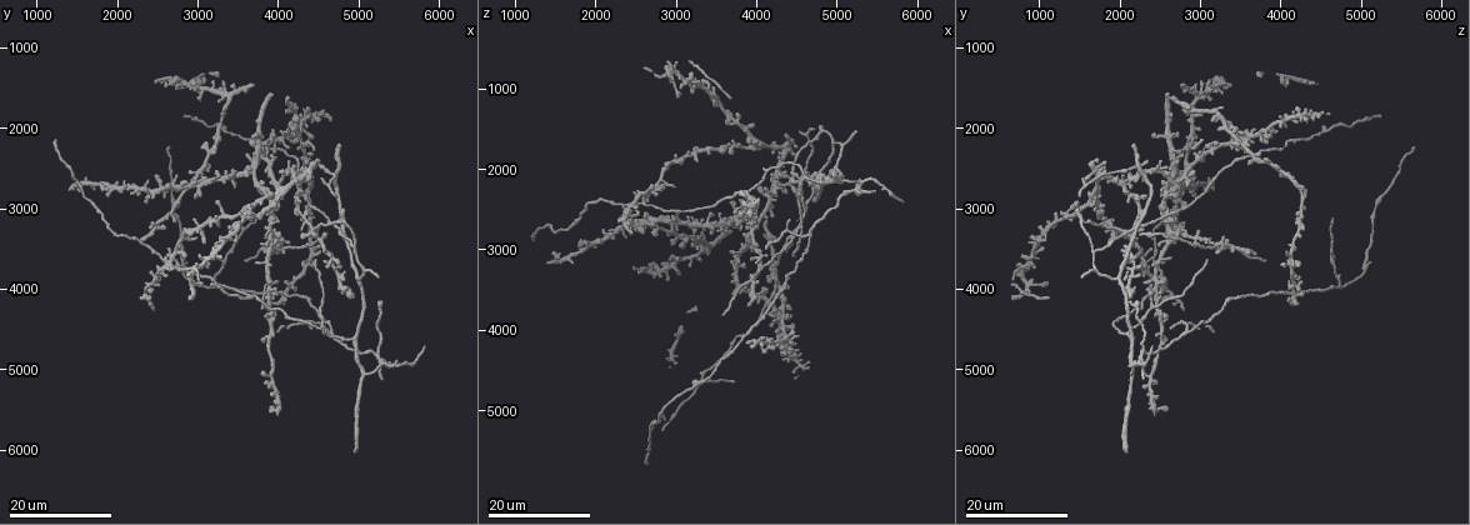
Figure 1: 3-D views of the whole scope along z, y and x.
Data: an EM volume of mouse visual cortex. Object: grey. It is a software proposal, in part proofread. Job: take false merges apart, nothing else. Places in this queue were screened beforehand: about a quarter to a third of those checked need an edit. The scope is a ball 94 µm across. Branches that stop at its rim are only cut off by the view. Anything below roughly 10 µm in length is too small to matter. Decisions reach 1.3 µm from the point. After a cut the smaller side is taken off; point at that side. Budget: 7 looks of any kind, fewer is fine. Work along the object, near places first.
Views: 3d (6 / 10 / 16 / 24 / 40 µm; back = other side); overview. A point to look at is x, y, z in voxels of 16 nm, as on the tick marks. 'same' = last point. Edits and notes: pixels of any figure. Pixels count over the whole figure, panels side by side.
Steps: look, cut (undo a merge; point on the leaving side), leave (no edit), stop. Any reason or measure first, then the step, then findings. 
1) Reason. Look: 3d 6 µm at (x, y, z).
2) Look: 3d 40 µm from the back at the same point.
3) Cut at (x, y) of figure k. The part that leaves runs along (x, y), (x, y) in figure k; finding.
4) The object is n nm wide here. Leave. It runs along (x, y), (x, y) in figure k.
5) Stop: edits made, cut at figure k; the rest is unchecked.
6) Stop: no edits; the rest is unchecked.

Sudden change in width. Look: 3d 24 µm at (4950, 3500, 1700).

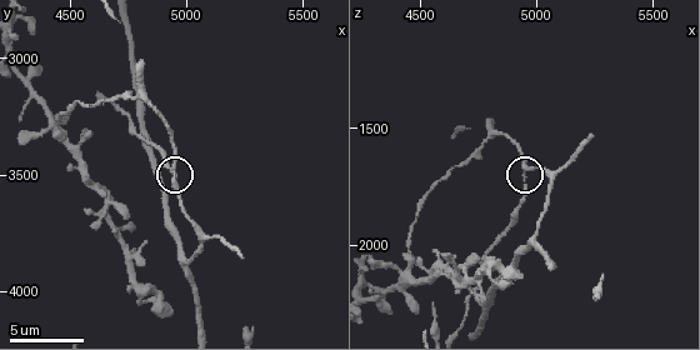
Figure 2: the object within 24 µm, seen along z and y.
Look: 3d 6 µm at (4950, 3540, 1680).

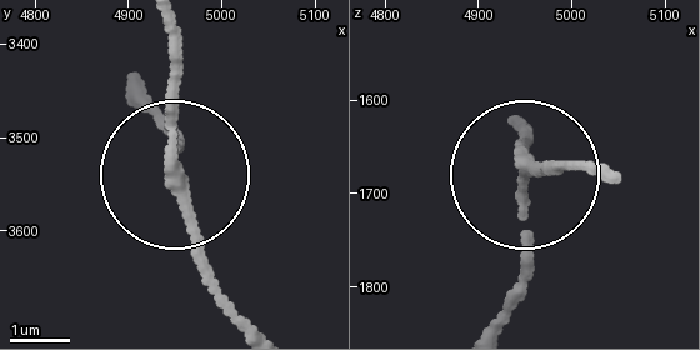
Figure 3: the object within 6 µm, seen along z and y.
The object is 190 nm wide here. Leave. All the same neuron.

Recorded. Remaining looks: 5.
Two arms in line, one across. Look: 3d 24 µm at (3950, 3350, 2900).

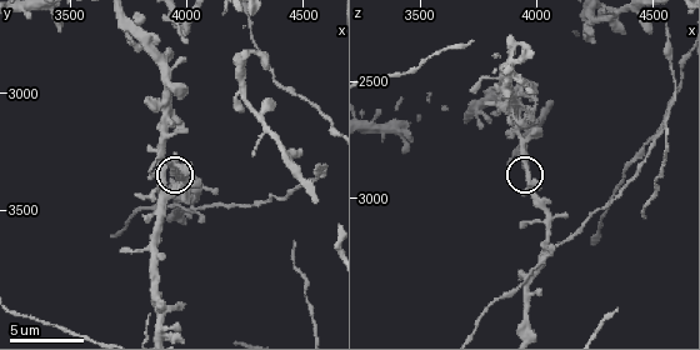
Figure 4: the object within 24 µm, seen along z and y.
Zoom in. Look: 3d 6 µm at the same point.

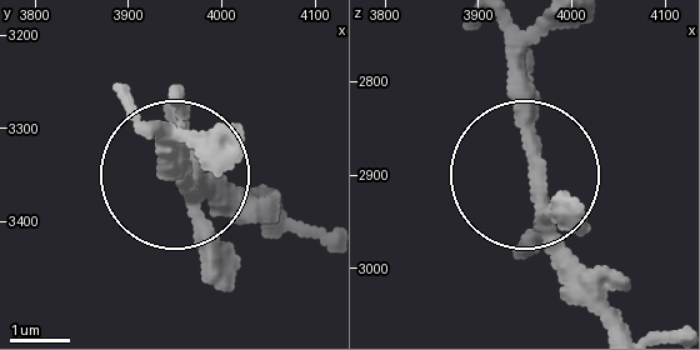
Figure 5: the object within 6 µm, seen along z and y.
The object is 220 nm wide here. Leave. It runs along (499, 31), (534, 150), (534, 210), (554, 270), (589, 310) in figure 5; one neuron here.

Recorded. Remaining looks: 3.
Branch point. Look: 3d 10 µm at (4990, 3880, 1940).

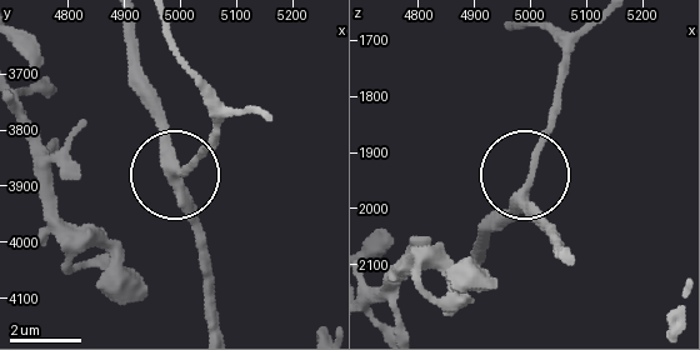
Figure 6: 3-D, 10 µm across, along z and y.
3 arms meet here. Leave. It runs along (206, 329), (198, 213), (168, 131), (148, 108) in figure 6; one neuron here.

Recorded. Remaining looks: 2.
Look: 3d 16 µm at (4200, 2350, 3550).

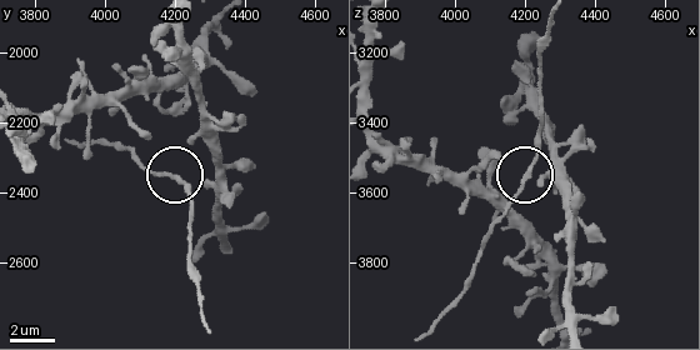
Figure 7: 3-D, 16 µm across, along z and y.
Look: 3d 6 µm at (4200, 2370, 3560).

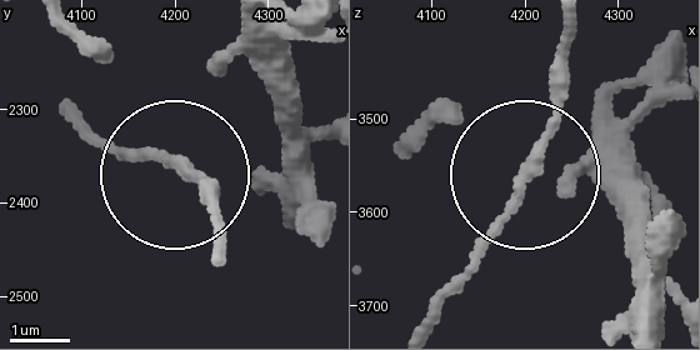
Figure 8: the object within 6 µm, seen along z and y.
Leave. It runs along (569, 28), (559, 116), (495, 236), (440, 291) in figure 8; all the same neuron.

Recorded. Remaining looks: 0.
Stop: no edits; the rest is unchecked.

